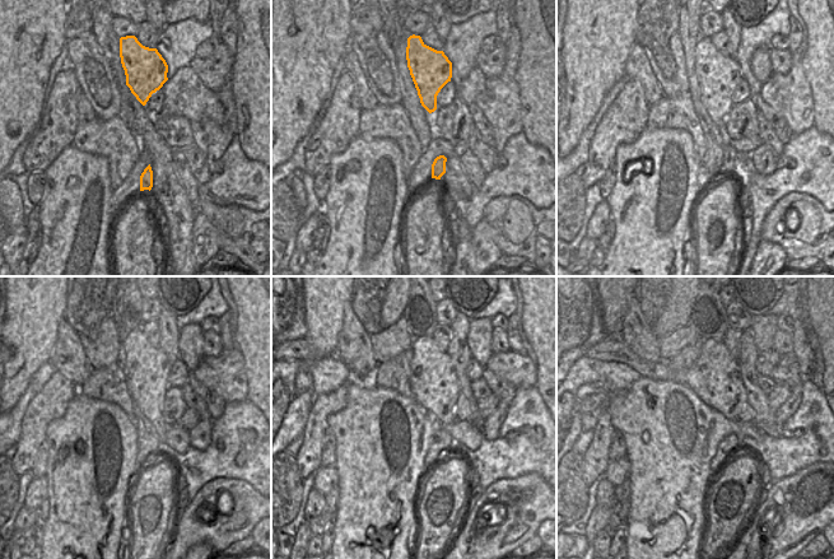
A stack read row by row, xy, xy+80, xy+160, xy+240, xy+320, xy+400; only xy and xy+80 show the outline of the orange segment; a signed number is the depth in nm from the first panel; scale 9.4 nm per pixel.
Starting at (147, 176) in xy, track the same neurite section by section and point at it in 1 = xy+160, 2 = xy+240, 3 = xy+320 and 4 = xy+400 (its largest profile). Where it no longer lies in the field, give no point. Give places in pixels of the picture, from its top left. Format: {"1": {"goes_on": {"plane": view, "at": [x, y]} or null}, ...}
{"1": {"goes_on": {"plane": "xy+160", "at": [718, 75]}}, "2": {"goes_on": {"plane": "xy+240", "at": [147, 368]}}, "3": {"goes_on": {"plane": "xy+320", "at": [433, 380]}}, "4": {"goes_on": {"plane": "xy+400", "at": [716, 377]}}}

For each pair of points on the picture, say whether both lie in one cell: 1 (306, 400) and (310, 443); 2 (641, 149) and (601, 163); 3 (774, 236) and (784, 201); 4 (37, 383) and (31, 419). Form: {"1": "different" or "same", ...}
{"1": "different", "2": "different", "3": "same", "4": "different"}

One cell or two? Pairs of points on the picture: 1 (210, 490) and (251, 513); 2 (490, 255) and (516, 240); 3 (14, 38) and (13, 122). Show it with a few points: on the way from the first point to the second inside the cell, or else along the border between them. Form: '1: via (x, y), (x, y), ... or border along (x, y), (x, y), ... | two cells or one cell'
1: via (222, 488), (229, 488), (243, 502) | one cell
2: border along (487, 222), (492, 229), (492, 241), (502, 254) | two cells
3: via (13, 59), (13, 102) | one cell

